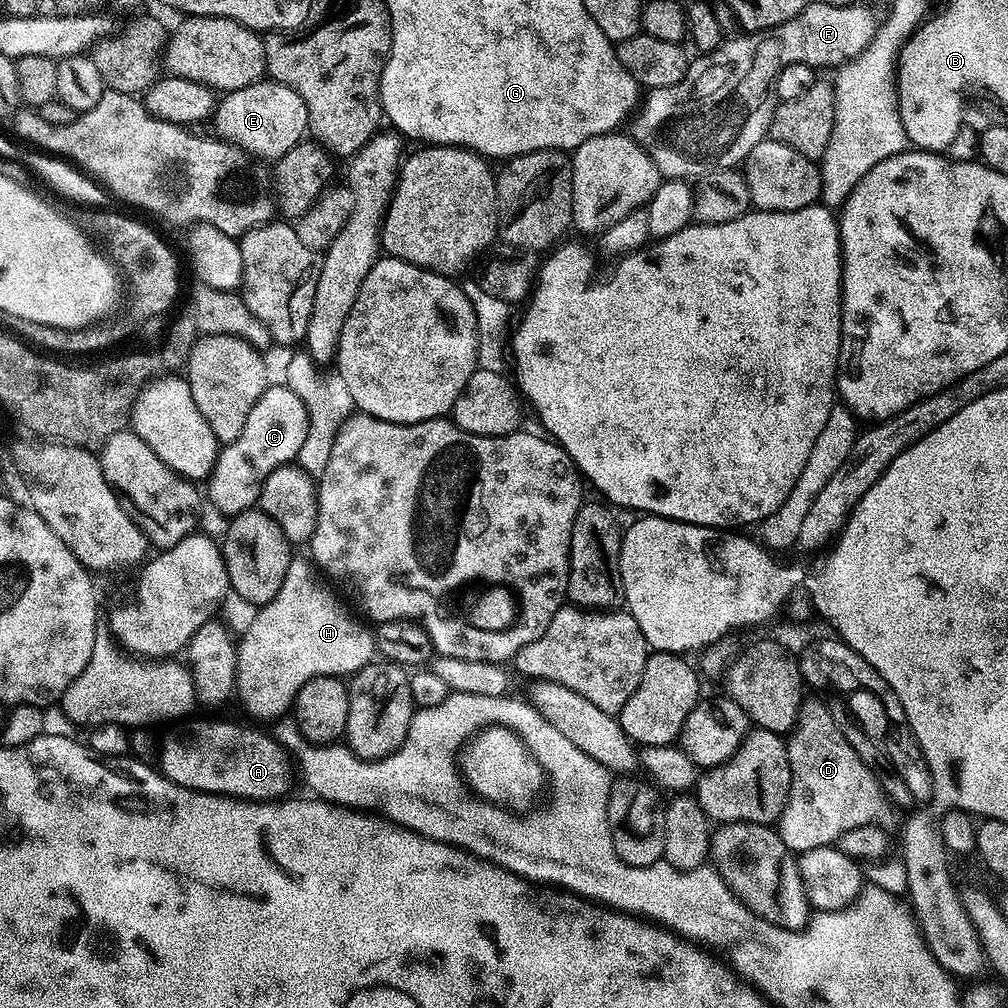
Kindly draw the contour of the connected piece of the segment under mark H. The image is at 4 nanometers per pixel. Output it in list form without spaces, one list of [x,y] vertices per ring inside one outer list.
[[[294,558],[282,590],[259,609],[236,649],[236,691],[245,708],[260,720],[275,721],[296,703],[298,690],[315,676],[351,677],[373,663],[376,637],[340,605],[311,559]]]

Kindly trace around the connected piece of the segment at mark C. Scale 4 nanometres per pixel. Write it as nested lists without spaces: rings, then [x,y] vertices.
[[[283,382],[273,383],[264,391],[262,398],[250,410],[250,418],[246,418],[246,426],[243,427],[242,434],[232,444],[223,445],[219,449],[216,458],[216,469],[212,472],[210,481],[207,483],[206,496],[212,499],[212,504],[220,512],[225,512],[225,517],[231,518],[244,512],[247,508],[257,507],[260,503],[262,486],[270,474],[274,474],[279,468],[291,465],[296,459],[296,455],[302,447],[302,442],[307,434],[307,410],[302,399],[287,387]]]

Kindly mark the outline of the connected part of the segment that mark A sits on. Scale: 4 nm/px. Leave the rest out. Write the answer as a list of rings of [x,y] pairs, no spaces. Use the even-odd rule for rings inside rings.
[[[189,719],[181,723],[158,744],[158,771],[170,782],[199,792],[213,792],[215,796],[235,796],[242,800],[271,802],[289,795],[288,787],[294,780],[294,764],[282,744],[271,735],[256,728],[243,728],[228,720]]]

